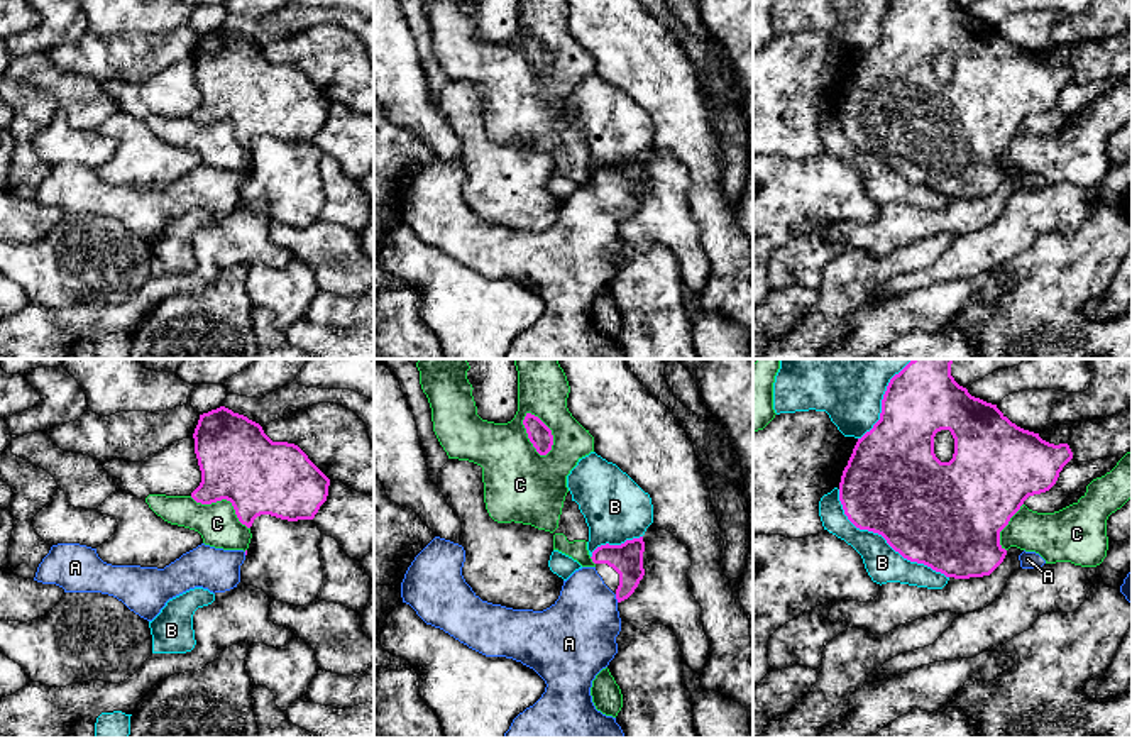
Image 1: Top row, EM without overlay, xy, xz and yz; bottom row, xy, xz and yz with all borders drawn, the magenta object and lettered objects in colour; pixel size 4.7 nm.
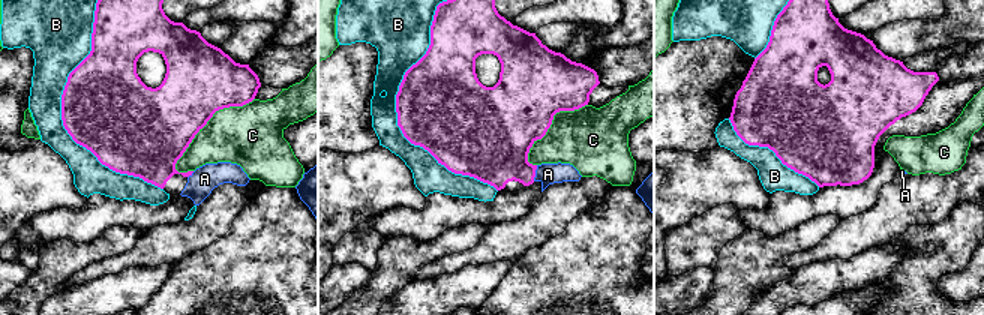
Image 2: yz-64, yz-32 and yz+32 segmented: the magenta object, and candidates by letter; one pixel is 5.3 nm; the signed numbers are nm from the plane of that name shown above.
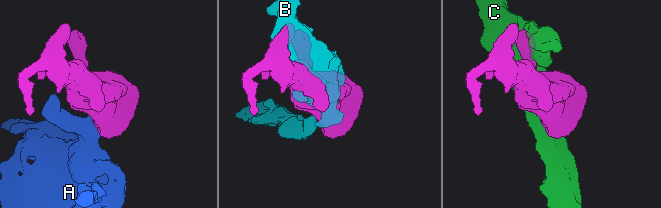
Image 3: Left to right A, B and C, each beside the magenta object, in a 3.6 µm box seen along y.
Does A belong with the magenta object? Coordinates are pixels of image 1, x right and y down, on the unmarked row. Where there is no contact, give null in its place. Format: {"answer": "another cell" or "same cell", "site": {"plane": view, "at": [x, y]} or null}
{"answer": "same cell", "site": {"plane": "xz", "at": [616, 219]}}

